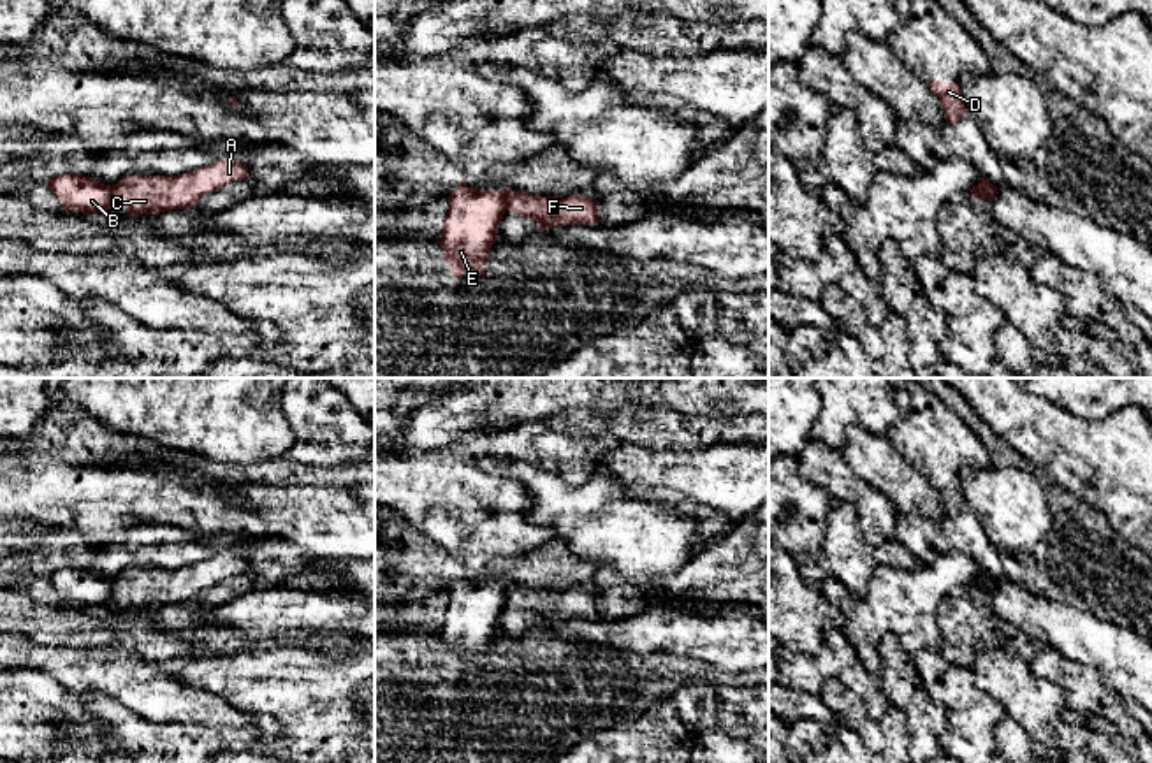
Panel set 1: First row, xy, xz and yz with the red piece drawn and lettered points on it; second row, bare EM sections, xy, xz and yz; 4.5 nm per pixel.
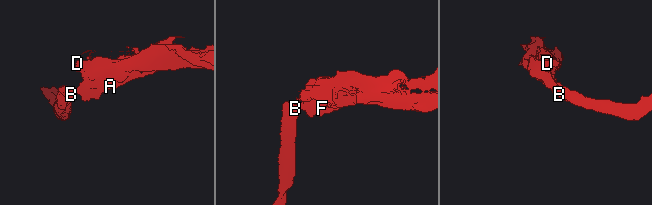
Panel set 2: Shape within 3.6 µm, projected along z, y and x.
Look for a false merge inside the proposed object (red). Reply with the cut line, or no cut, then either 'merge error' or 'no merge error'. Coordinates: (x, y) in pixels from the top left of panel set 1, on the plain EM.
cut in xz along (502, 586), (507, 603); merge error

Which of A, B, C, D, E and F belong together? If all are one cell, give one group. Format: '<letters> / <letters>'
A C D F / B E

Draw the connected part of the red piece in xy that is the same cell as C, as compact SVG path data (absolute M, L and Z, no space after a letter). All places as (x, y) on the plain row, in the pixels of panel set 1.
M222 552L206 561L179 570L125 570L113 578L113 591L120 592L127 610L160 608L172 603L186 603L230 575L246 575L248 561Z

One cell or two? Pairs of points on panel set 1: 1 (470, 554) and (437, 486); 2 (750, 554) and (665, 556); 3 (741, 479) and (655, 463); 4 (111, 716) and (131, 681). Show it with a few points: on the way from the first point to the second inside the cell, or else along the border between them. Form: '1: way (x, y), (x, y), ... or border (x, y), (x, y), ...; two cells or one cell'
1: way (466, 537), (466, 515), (454, 503); one cell
2: border (700, 552), (678, 572); two cells
3: way (720, 475), (676, 470); one cell
4: border (80, 695), (88, 690), (99, 690), (155, 721); two cells

